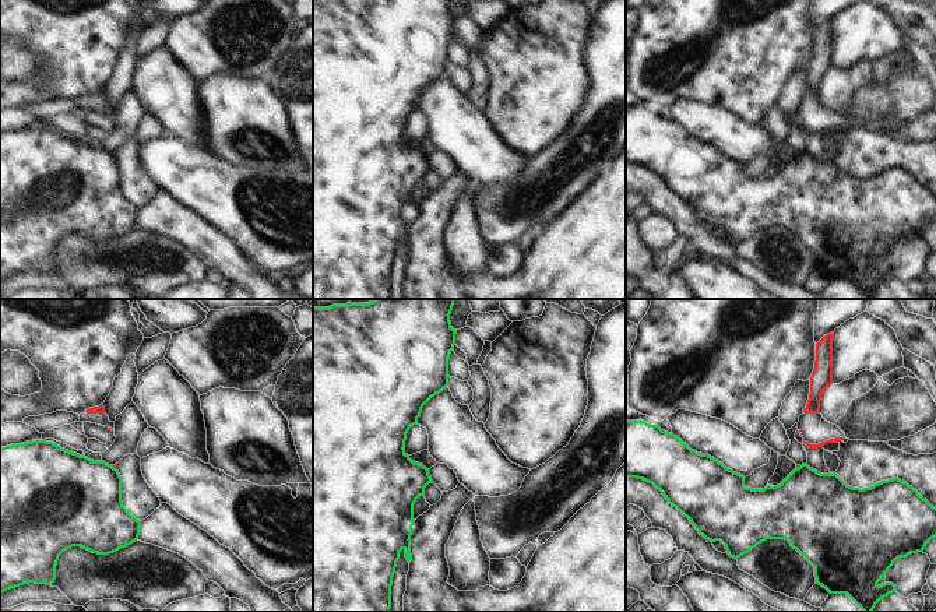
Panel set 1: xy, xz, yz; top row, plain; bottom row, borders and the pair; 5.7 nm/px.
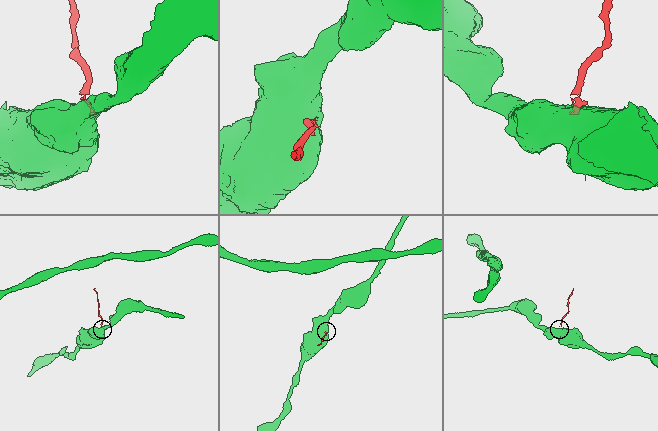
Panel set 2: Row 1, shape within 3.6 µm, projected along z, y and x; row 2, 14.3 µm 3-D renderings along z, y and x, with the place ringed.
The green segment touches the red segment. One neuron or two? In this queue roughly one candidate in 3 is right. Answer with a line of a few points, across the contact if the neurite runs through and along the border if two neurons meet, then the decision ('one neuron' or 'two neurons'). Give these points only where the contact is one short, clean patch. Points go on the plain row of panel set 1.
line xy (112, 152), (116, 157); two neurons

